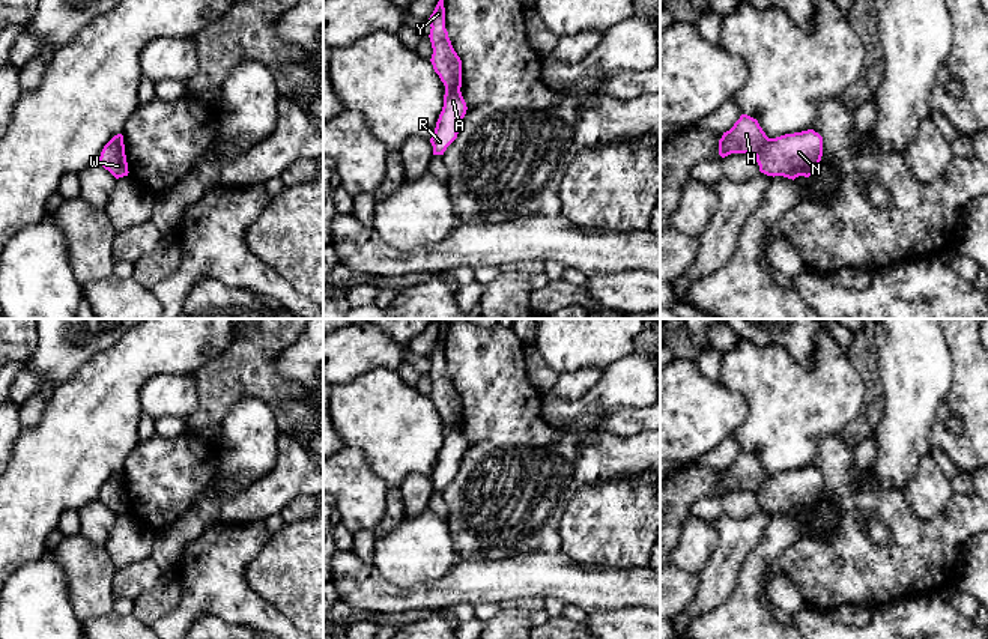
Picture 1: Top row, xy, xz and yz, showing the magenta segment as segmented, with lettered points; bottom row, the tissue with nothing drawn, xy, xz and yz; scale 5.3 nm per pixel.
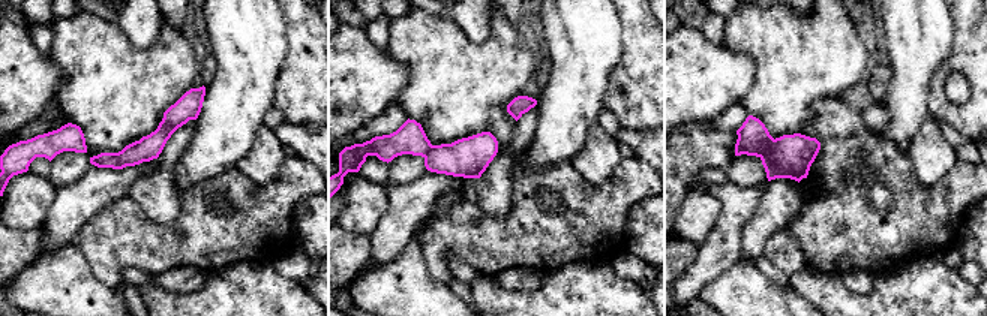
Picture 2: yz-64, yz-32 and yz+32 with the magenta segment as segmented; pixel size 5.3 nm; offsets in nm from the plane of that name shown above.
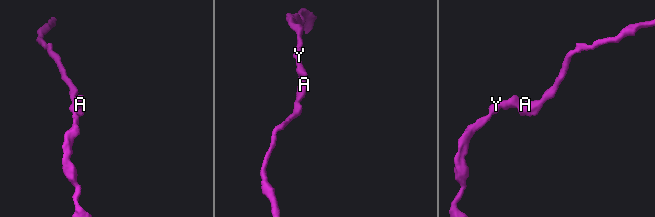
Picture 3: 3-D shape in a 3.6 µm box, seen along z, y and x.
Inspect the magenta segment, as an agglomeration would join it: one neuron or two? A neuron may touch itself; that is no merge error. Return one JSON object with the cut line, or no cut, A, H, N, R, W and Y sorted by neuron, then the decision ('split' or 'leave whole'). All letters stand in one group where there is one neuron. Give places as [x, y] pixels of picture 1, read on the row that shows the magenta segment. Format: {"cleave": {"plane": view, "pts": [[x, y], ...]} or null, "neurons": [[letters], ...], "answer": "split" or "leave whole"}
{"cleave": {"plane": "yz", "pts": [[769, 139], [755, 155]]}, "neurons": [["A", "N", "R", "W"], ["H", "Y"]], "answer": "split"}

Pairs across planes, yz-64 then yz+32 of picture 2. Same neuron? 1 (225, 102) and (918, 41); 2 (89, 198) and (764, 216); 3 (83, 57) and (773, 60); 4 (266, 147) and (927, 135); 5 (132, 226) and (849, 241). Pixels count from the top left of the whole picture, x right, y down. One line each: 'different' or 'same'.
1: same
2: different
3: same
4: same
5: same

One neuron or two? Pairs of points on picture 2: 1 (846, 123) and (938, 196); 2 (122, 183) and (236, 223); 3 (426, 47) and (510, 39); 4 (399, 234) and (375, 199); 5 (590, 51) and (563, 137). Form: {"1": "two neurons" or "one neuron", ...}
{"1": "one neuron", "2": "two neurons", "3": "one neuron", "4": "two neurons", "5": "one neuron"}

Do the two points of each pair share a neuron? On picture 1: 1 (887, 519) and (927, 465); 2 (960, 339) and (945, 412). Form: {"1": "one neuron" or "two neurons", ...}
{"1": "two neurons", "2": "one neuron"}

